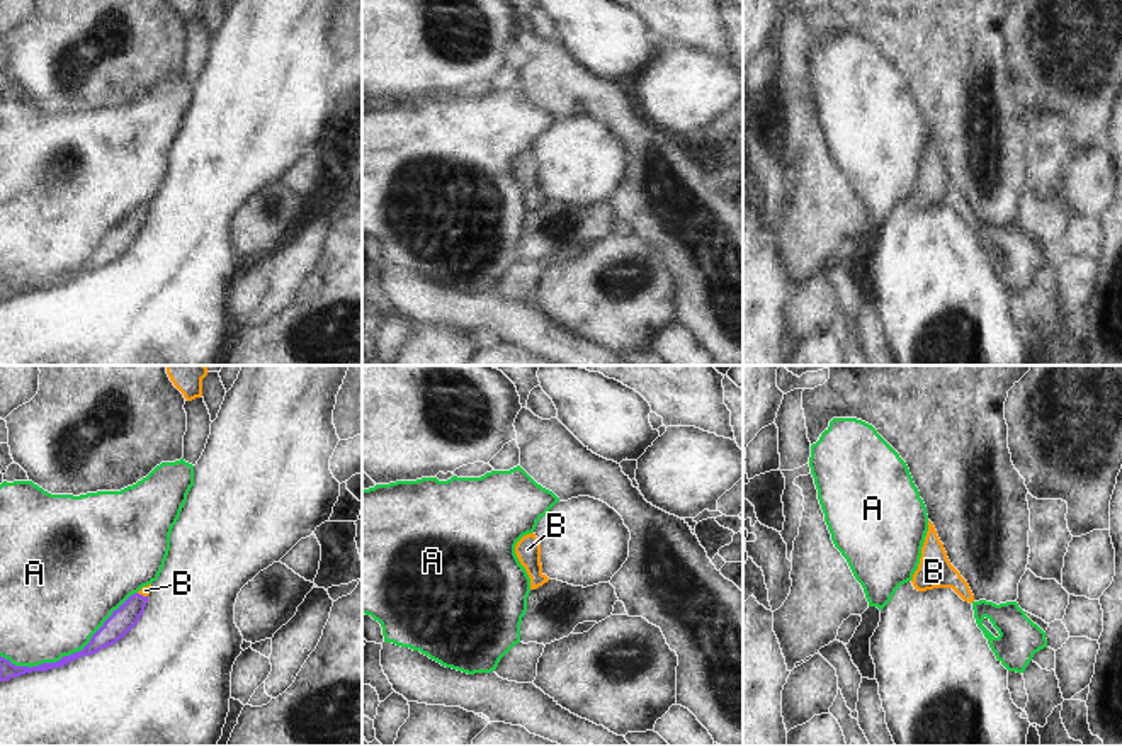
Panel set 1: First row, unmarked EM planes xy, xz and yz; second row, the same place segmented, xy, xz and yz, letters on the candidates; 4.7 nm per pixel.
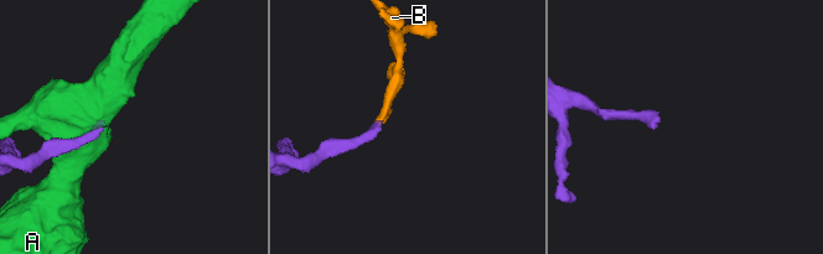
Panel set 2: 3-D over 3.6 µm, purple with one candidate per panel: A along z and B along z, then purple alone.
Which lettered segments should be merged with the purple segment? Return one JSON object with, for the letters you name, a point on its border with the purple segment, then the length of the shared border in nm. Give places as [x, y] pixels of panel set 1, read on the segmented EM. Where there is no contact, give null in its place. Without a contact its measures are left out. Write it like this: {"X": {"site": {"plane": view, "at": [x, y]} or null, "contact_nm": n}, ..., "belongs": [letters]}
{"B": {"site": {"plane": "xy", "at": [141, 595]}, "contact_nm": 50}, "belongs": ["B"]}

